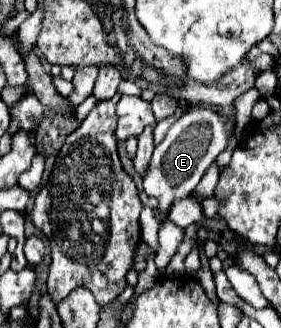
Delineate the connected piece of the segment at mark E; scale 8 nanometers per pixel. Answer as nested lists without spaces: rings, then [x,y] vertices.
[[[194,106],[172,124],[164,140],[154,148],[150,168],[144,176],[144,192],[158,200],[156,210],[168,214],[174,200],[188,198],[198,186],[204,172],[214,164],[218,154],[228,148],[228,138],[234,132],[234,122],[216,110]]]

